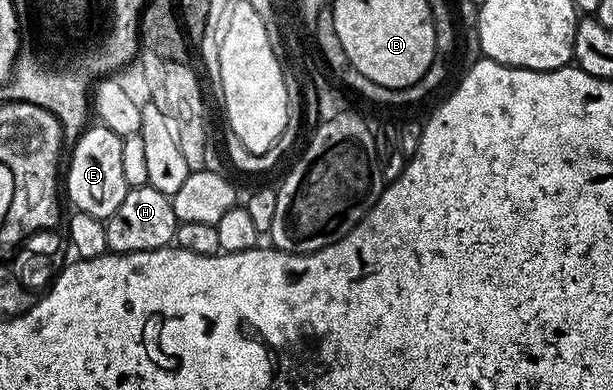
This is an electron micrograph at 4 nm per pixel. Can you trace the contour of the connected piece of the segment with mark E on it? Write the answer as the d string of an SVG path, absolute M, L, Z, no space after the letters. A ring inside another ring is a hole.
M96 122L85 128L71 145L72 157L68 160L68 200L77 212L85 212L99 220L107 220L122 198L126 198L129 186L122 171L122 142L124 137L114 134L105 124Z

